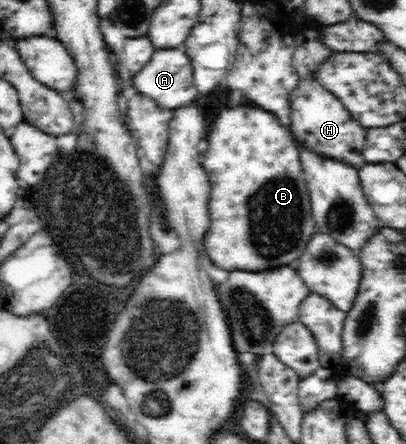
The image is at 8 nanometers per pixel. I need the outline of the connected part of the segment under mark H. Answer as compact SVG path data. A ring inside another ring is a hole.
M309 40L294 50L293 65L298 71L300 82L292 90L290 96L290 132L294 134L298 144L309 147L314 154L322 154L322 158L338 158L340 162L350 162L350 166L359 171L367 164L362 152L366 142L366 128L362 128L352 119L345 106L327 90L323 90L317 82L316 72L320 64L333 56L334 51L322 44L322 40Z

